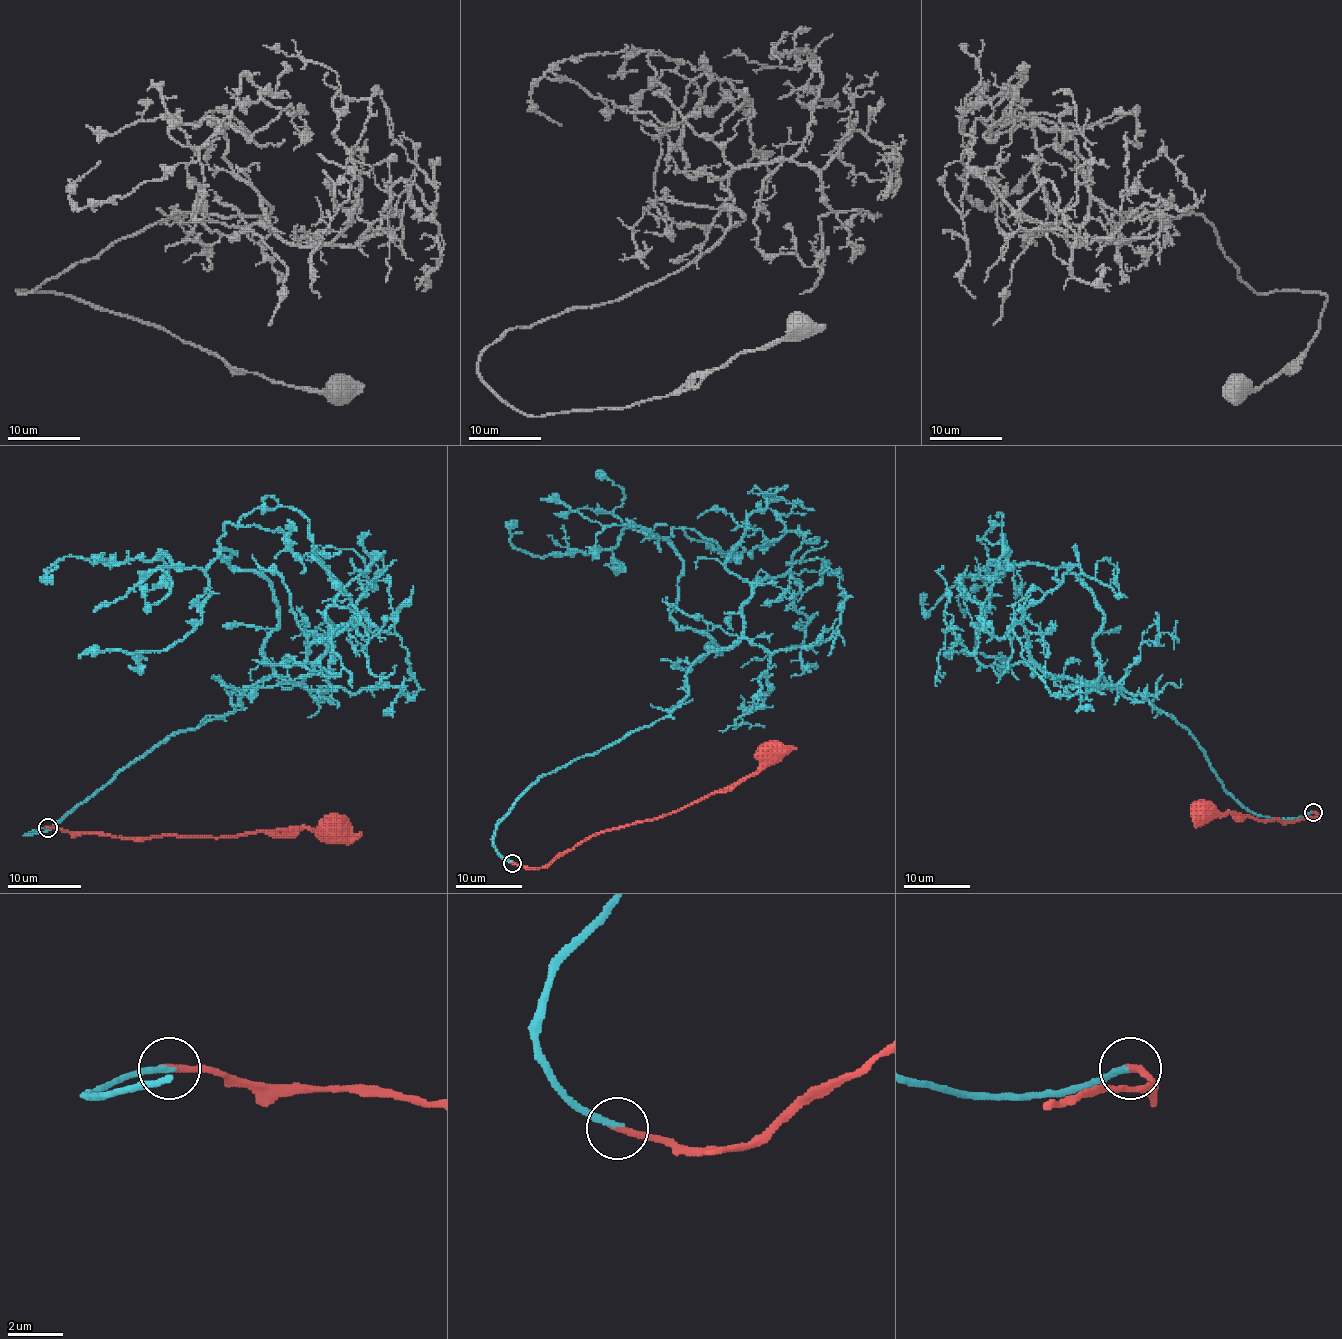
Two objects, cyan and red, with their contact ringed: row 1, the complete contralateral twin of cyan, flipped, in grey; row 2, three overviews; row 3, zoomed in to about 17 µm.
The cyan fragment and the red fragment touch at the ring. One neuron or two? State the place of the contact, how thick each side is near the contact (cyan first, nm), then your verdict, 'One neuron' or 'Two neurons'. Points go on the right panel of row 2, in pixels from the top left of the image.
Place: (1313, 812). Thickness 240 nm (cyan) against 260 nm. One neuron

